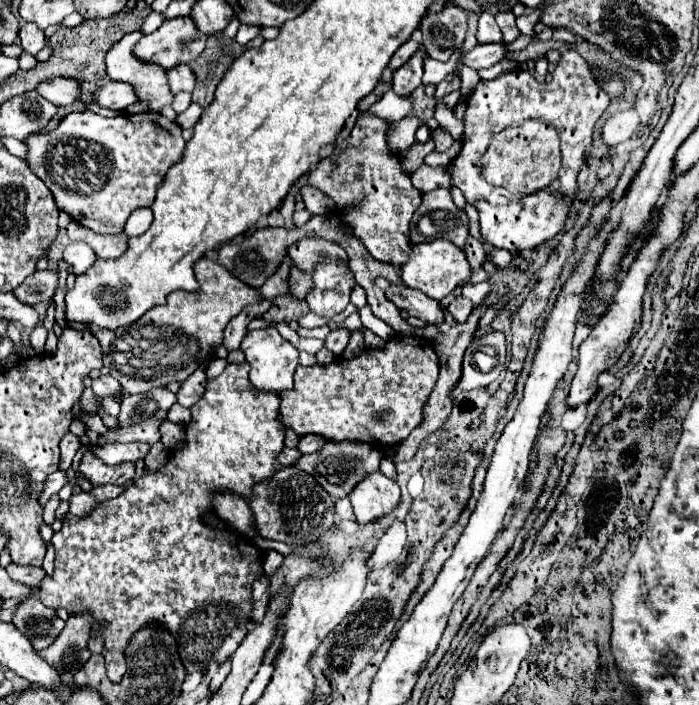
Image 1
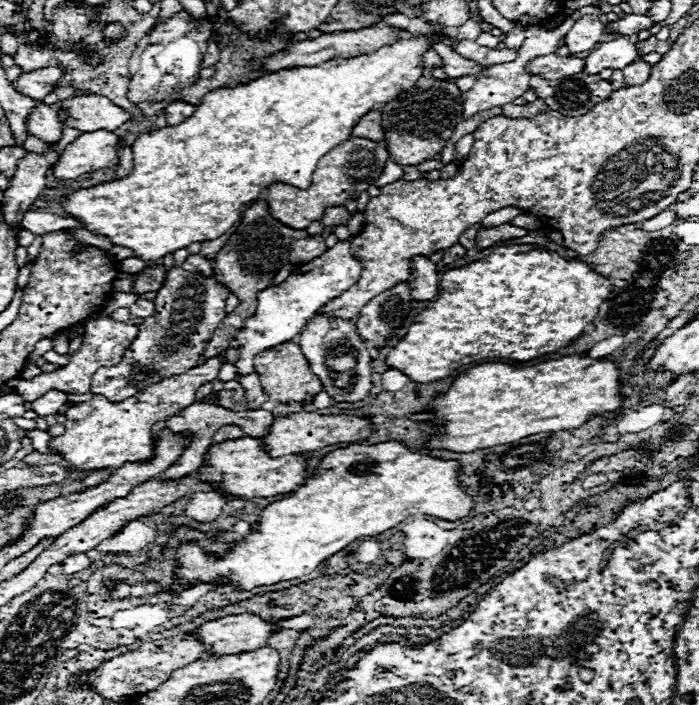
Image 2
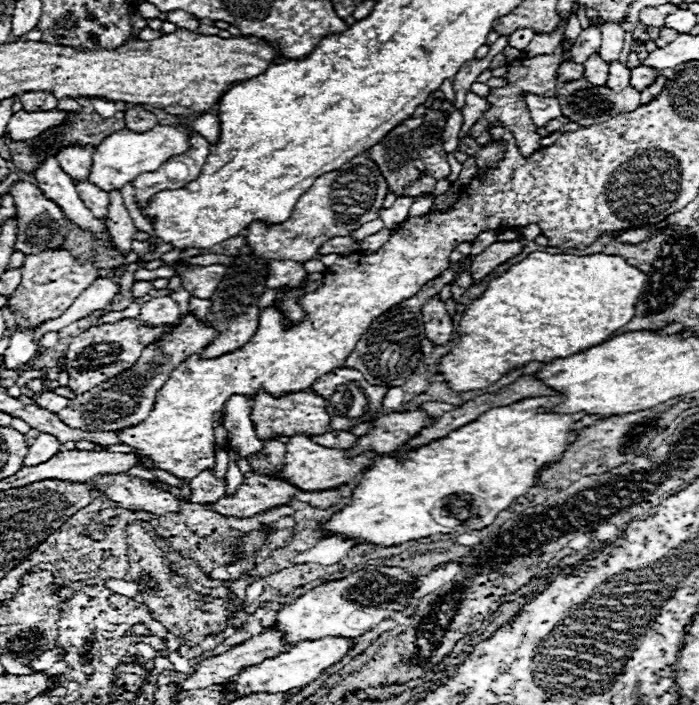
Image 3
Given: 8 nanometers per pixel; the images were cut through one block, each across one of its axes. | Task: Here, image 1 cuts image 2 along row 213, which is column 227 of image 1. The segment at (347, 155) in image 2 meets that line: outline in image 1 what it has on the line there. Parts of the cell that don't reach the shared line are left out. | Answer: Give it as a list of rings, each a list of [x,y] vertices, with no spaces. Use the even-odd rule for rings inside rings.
[[[210,258],[198,260],[194,270],[196,280],[200,282],[200,292],[172,292],[164,306],[154,306],[134,326],[130,324],[112,332],[88,324],[102,346],[104,366],[108,366],[110,376],[122,384],[124,394],[140,394],[156,386],[184,382],[200,366],[206,370],[216,358],[212,356],[214,348],[222,346],[222,332],[230,318],[240,314],[246,304],[262,300],[262,294],[256,288],[242,284]]]

